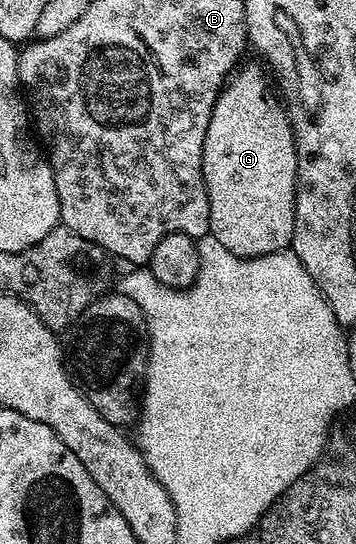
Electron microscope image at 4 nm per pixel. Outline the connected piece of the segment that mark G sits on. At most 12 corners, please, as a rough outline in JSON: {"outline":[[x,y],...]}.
{"outline":[[258,60],[204,136],[210,234],[259,258],[293,243],[298,145]]}

